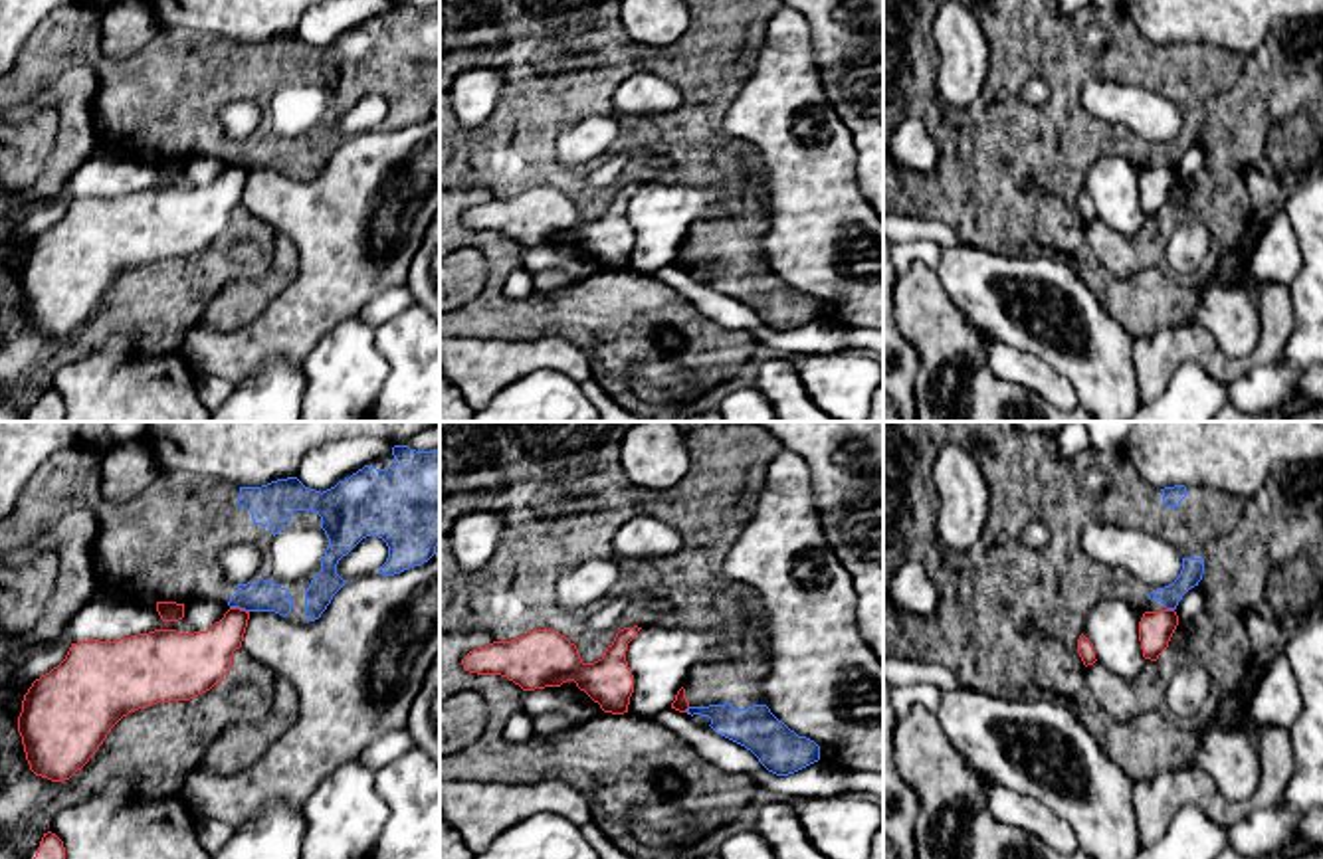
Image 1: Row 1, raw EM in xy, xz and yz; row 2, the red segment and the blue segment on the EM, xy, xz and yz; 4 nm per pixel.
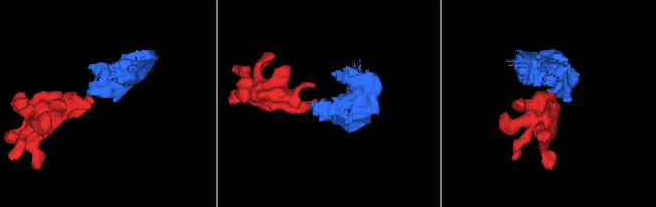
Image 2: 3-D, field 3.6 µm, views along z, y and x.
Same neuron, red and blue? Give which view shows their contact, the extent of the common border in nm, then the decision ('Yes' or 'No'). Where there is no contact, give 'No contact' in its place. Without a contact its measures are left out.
Touches red in xy. Shared border 80 nm. No

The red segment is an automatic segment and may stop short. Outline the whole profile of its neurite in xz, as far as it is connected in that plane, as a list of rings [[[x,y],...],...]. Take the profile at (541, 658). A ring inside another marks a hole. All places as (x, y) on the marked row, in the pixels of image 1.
[[[638,625],[620,629],[594,663],[584,663],[574,643],[545,627],[477,647],[461,659],[461,665],[469,673],[507,677],[523,691],[574,681],[604,713],[624,715],[634,693],[626,651],[640,629]]]

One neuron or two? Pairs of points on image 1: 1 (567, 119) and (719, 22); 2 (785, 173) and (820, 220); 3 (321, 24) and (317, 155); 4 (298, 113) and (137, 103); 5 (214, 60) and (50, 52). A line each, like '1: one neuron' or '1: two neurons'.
1: one neuron
2: one neuron
3: two neurons
4: one neuron
5: one neuron

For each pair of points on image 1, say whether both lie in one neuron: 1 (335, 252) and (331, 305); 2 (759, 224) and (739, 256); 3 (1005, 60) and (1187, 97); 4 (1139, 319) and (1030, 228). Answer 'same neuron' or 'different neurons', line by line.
1: same neuron
2: same neuron
3: same neuron
4: same neuron

